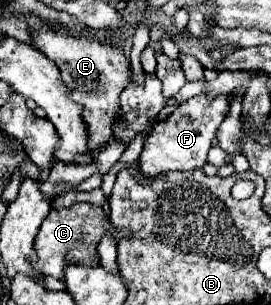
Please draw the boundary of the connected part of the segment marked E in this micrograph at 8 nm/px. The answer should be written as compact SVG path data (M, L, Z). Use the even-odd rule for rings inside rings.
M29 16L29 28L35 30L35 44L49 60L53 60L59 68L61 82L65 82L71 90L71 96L77 104L83 106L81 118L89 132L89 150L103 148L113 136L113 124L119 118L119 96L131 82L131 64L119 48L113 48L107 42L97 42L91 38L75 38L69 34L57 34L53 24L39 20L37 16Z

